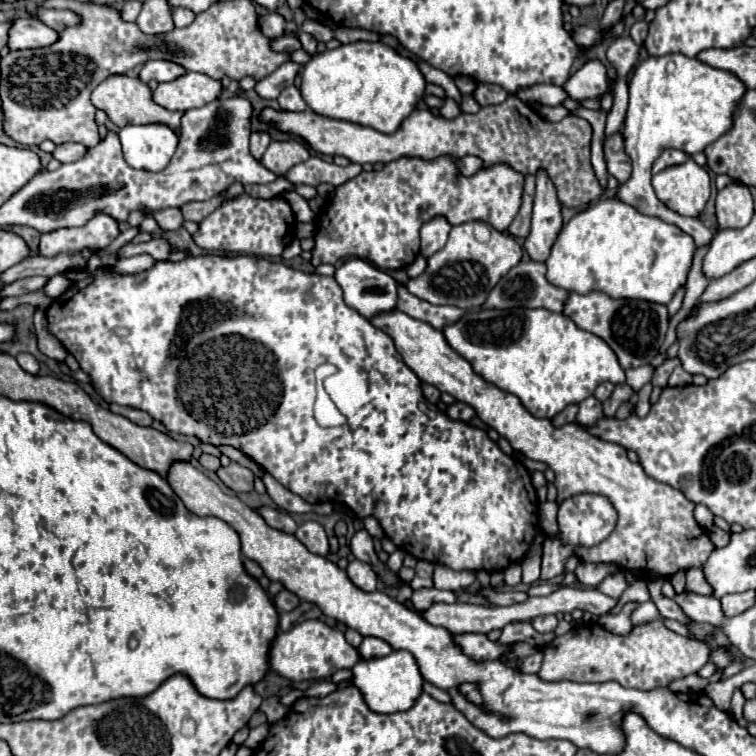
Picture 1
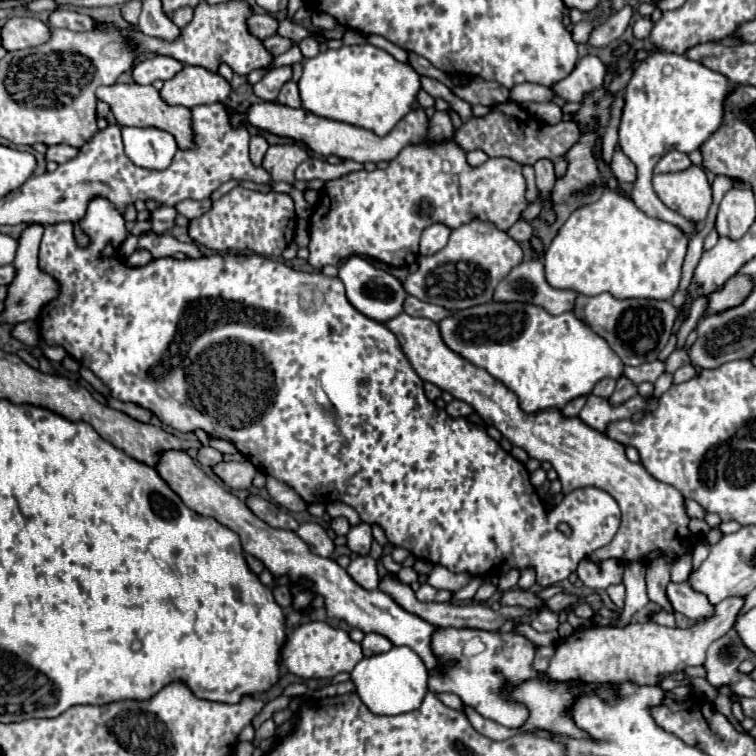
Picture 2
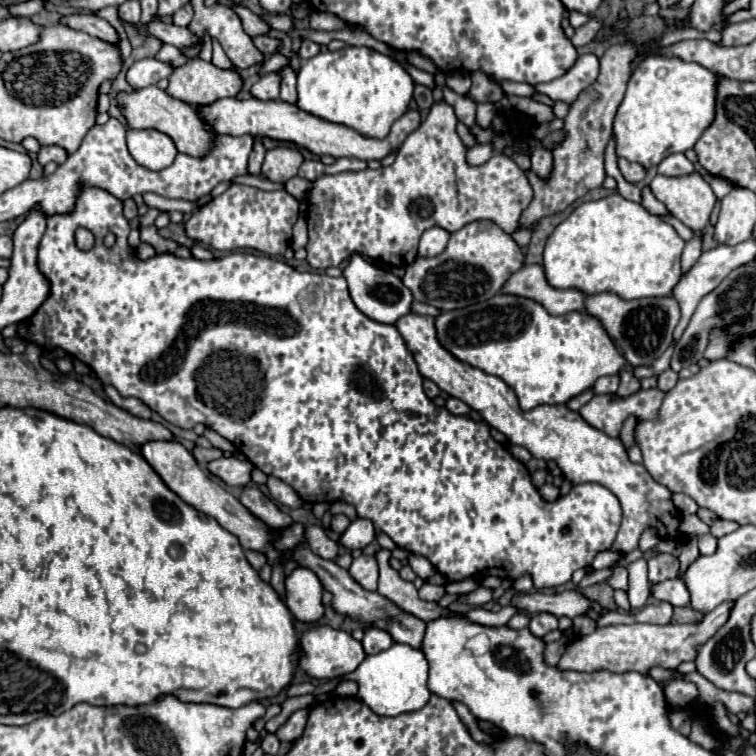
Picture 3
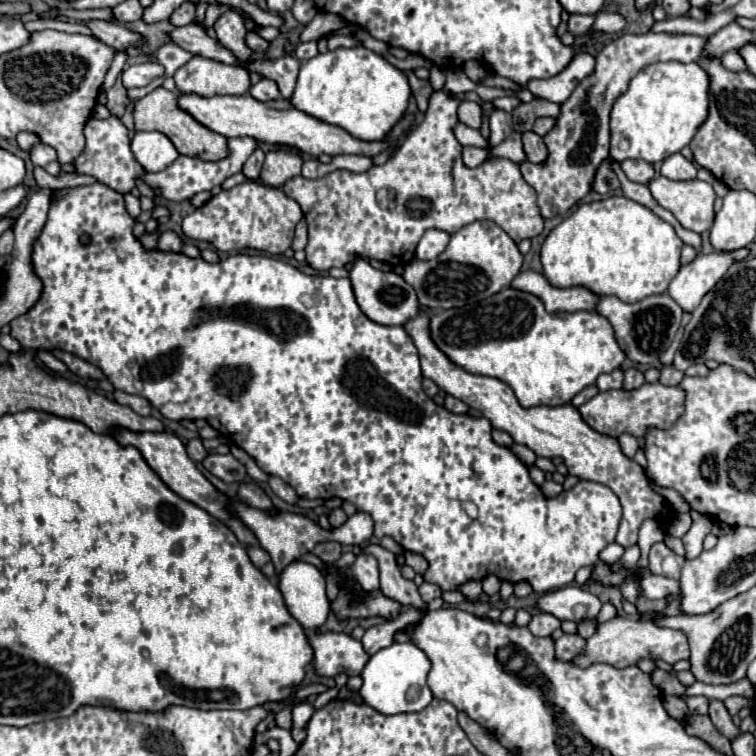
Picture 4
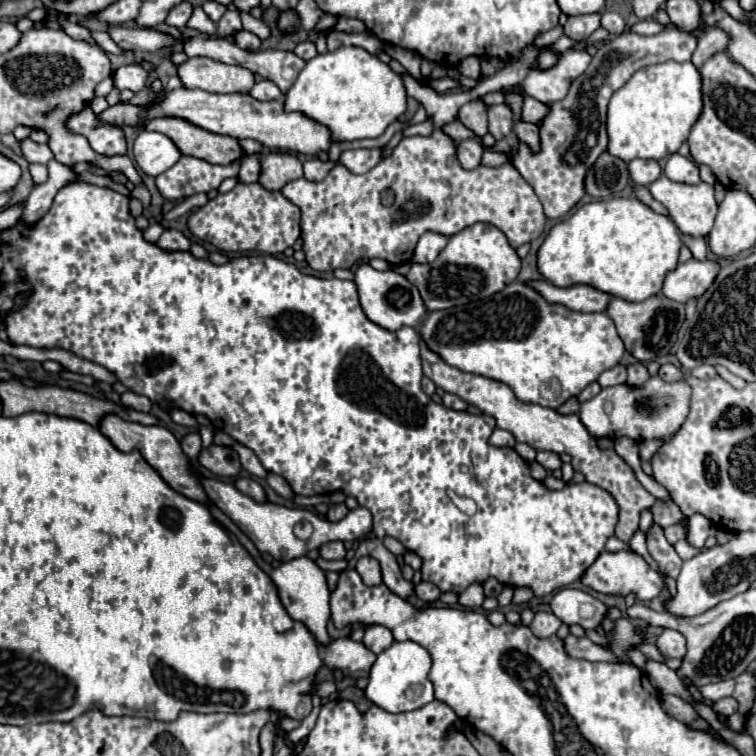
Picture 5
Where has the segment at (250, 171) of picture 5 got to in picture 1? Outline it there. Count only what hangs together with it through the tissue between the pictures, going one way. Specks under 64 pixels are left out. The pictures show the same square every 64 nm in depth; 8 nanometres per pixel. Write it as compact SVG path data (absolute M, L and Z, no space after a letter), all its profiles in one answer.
M252 132L252 138L250 138L250 152L252 152L252 156L256 160L260 160L270 142L272 142L270 134L266 134L266 132Z

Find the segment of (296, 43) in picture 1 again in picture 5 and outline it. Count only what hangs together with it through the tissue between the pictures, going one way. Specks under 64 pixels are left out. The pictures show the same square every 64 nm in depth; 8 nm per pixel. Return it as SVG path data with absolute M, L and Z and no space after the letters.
M248 30L236 32L236 34L234 34L234 38L236 38L236 44L238 44L240 48L244 48L244 50L250 50L250 52L256 52L256 50L260 50L260 46L262 46L262 40L260 40L256 34L248 32Z

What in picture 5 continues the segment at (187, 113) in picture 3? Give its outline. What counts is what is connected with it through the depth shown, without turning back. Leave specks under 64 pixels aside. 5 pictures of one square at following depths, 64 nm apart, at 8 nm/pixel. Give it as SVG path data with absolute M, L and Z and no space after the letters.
M162 116L156 120L148 120L148 124L144 124L144 130L156 130L166 134L182 154L202 158L210 164L228 164L242 158L238 140L212 134L204 128L196 128L194 124L188 124L188 120Z

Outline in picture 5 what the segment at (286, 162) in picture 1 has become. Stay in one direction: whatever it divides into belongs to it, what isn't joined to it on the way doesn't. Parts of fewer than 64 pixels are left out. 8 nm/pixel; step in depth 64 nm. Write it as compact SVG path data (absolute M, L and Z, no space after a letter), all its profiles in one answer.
M270 152L262 160L262 172L260 172L260 184L266 190L282 190L284 184L302 178L302 162L284 152Z

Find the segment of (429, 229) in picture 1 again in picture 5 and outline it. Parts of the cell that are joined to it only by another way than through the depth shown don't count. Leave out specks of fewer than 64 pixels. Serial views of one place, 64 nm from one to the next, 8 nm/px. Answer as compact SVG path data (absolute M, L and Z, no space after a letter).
M426 232L420 240L418 240L418 246L416 246L416 252L414 252L414 262L420 262L420 264L426 264L426 262L432 262L436 260L436 256L442 252L442 248L448 244L448 238L444 234L438 234L438 232Z

